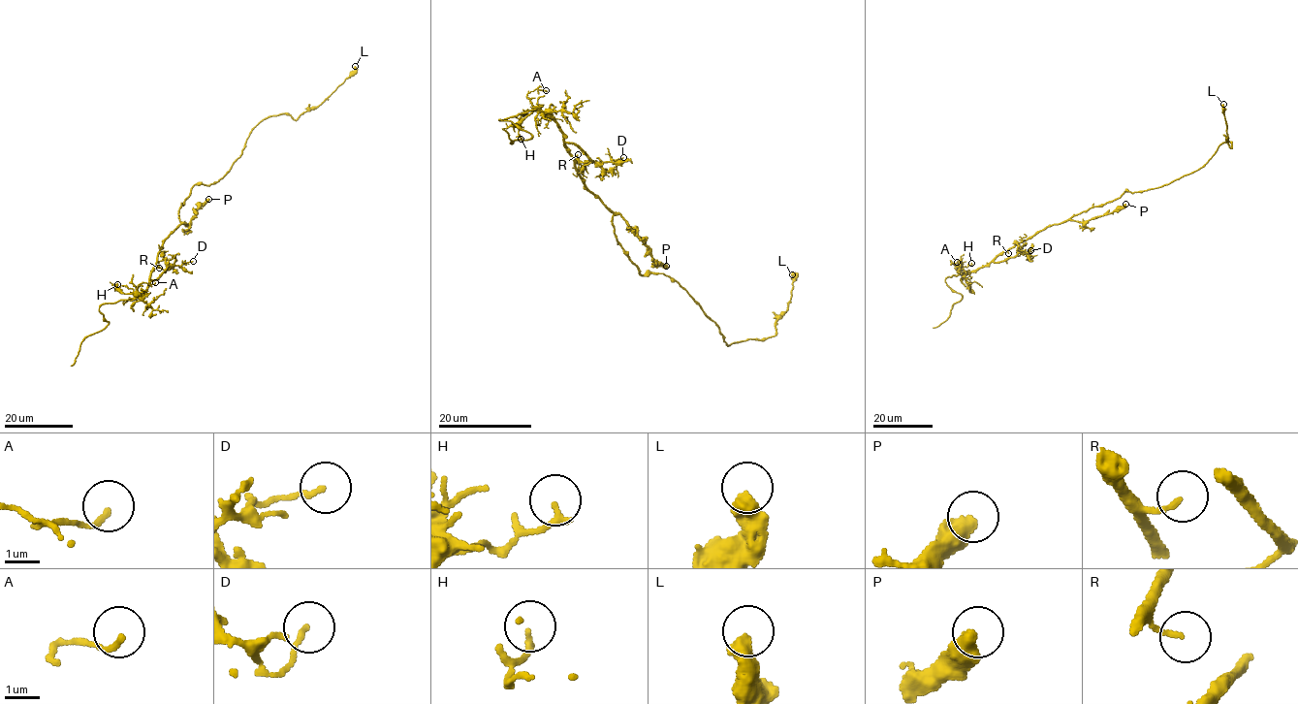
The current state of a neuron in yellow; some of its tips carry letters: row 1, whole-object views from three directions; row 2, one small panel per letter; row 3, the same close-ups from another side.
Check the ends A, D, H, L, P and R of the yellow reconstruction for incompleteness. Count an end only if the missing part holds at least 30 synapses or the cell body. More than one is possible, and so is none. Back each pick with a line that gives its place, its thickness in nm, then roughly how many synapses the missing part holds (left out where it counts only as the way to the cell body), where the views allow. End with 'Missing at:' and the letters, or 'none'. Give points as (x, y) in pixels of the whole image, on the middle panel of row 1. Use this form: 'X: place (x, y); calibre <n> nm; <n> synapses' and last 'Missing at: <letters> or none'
Missing at: none

